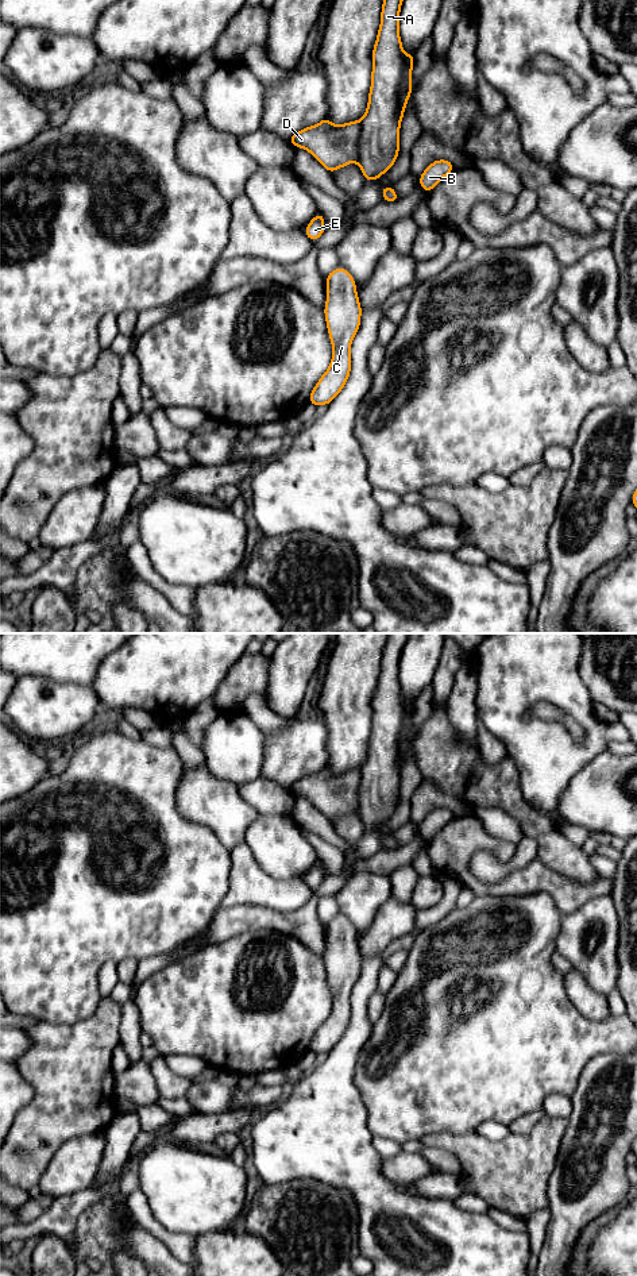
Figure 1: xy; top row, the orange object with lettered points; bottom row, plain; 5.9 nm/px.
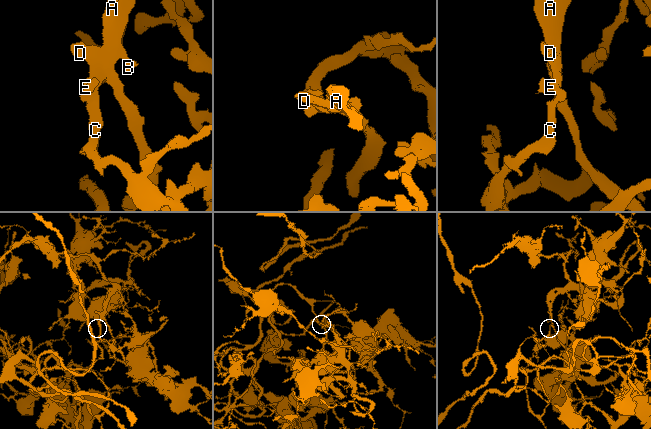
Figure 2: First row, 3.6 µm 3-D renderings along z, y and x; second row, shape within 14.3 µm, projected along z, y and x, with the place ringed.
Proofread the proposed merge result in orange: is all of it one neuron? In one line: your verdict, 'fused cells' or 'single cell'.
single cell

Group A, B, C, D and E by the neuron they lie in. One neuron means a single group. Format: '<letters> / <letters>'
A B C D E

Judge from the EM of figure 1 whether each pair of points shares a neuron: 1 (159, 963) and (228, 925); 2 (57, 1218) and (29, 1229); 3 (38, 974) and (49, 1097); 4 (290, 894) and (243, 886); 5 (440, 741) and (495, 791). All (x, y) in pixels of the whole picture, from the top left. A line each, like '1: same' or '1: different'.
1: different
2: same
3: different
4: same
5: same

